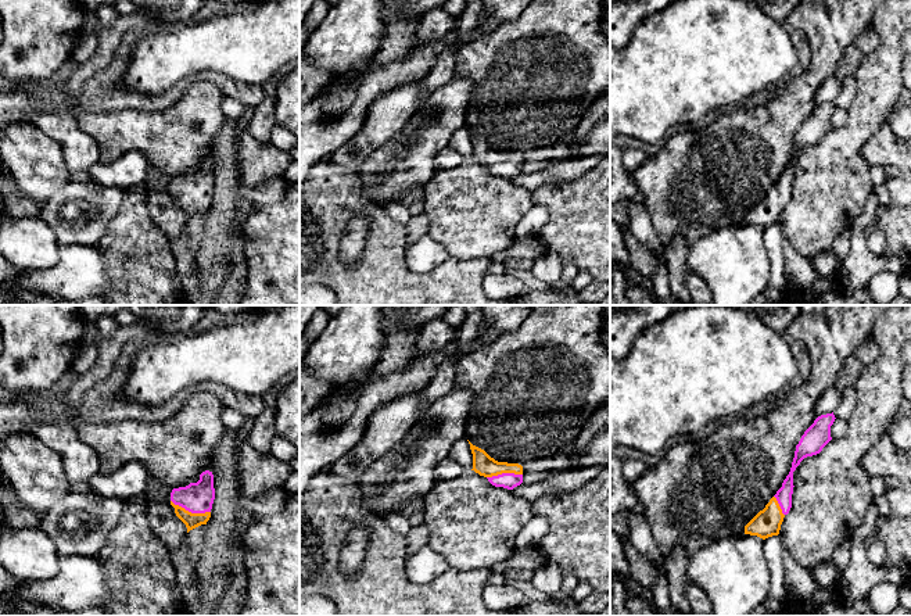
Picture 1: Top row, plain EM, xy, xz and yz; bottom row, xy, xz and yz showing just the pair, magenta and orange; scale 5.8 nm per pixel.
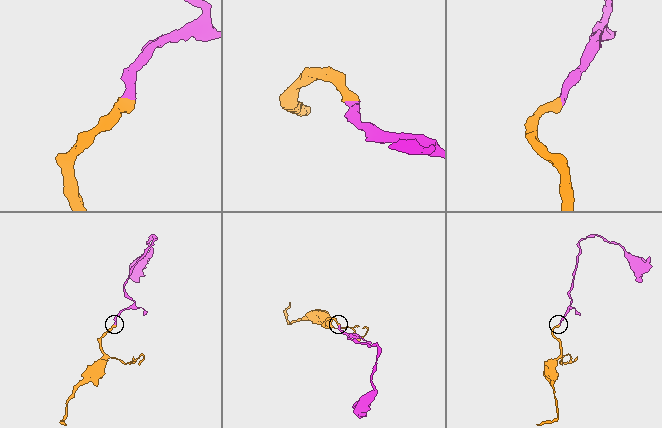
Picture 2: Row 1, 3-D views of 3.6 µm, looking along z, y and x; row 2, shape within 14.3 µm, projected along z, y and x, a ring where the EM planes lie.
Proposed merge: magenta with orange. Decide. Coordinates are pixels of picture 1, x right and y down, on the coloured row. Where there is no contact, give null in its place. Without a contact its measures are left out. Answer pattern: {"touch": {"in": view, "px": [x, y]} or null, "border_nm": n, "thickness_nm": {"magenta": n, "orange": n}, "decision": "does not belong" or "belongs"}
{"touch": {"in": "xy", "px": [190, 511]}, "border_nm": 240, "thickness_nm": {"magenta": 180, "orange": 90}, "decision": "belongs"}

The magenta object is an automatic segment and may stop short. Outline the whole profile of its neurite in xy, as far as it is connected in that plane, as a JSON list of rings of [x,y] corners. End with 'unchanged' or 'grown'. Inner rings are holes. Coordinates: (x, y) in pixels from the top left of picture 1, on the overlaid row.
[[[205,470],[197,483],[173,488],[171,505],[176,516],[186,524],[187,533],[201,524],[207,524],[215,499],[214,474]]]; grown

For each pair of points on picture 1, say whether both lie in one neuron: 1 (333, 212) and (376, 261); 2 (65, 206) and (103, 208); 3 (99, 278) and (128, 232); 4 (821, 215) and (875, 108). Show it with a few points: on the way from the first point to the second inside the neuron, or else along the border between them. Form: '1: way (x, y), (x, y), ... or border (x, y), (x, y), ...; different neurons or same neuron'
1: way (354, 208), (366, 208), (377, 219), (377, 240); same neuron
2: way (75, 208), (93, 208); same neuron
3: border (94, 244), (114, 255), (110, 267), (111, 287); different neurons
4: way (829, 189), (839, 150), (853, 135); same neuron

